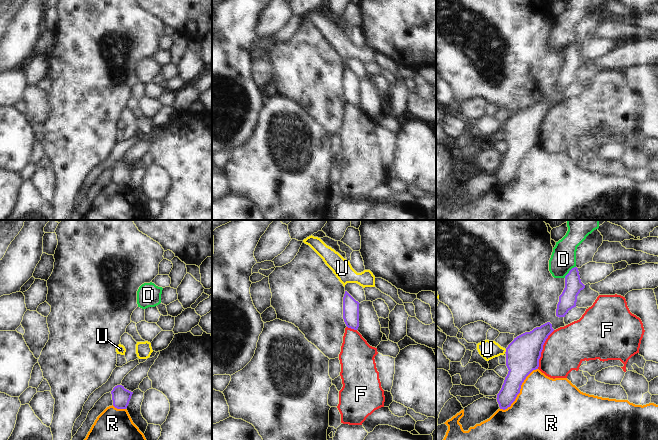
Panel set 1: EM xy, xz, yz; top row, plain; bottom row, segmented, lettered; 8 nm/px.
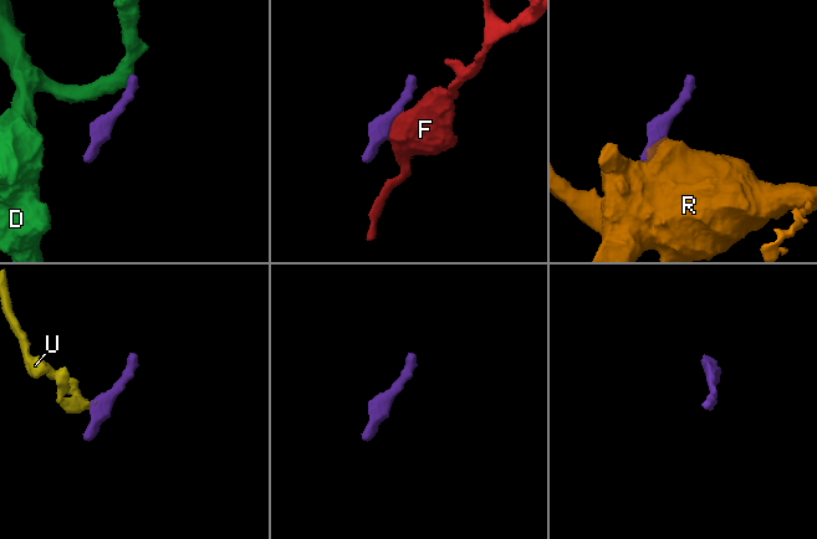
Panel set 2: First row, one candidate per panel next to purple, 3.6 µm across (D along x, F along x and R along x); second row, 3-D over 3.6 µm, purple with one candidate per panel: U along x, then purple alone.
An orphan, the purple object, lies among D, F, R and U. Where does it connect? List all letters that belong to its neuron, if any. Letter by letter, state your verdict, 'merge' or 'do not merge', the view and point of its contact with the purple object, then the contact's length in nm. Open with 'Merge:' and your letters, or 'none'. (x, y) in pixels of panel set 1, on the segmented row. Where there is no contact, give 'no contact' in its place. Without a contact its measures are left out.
Merge: U
D: do not merge; meets purple in yz at (569, 271); contact 130 nm long
F: do not merge; meets purple in yz at (542, 349); contact 340 nm long
R: do not merge; meets purple in yz at (519, 391); contact 440 nm long
U: merge; meets purple in yz at (506, 351); contact 40 nm long

